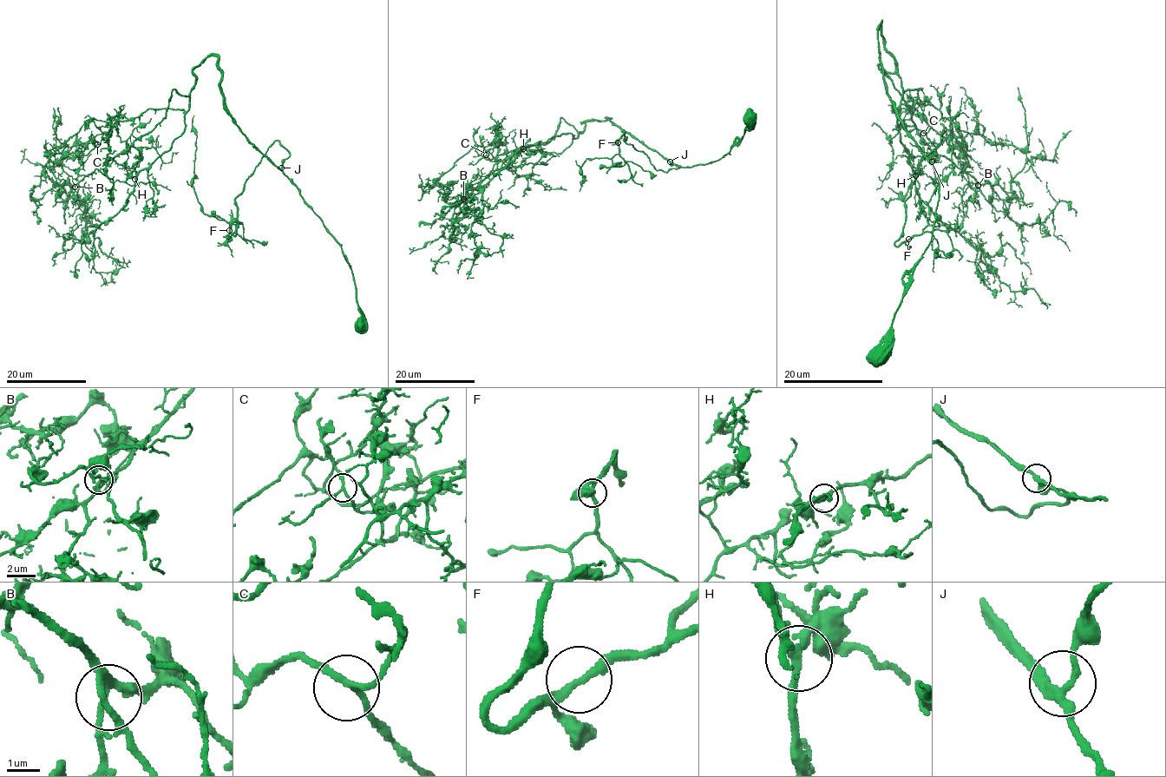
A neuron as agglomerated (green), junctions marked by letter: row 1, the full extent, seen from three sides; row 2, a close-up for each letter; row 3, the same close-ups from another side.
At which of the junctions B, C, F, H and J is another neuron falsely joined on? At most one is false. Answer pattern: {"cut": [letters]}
{"cut": []}

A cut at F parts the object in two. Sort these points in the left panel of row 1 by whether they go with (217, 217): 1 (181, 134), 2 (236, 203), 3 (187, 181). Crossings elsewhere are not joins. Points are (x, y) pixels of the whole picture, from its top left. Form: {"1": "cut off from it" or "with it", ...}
{"1": "cut off from it", "2": "cut off from it", "3": "with it"}

